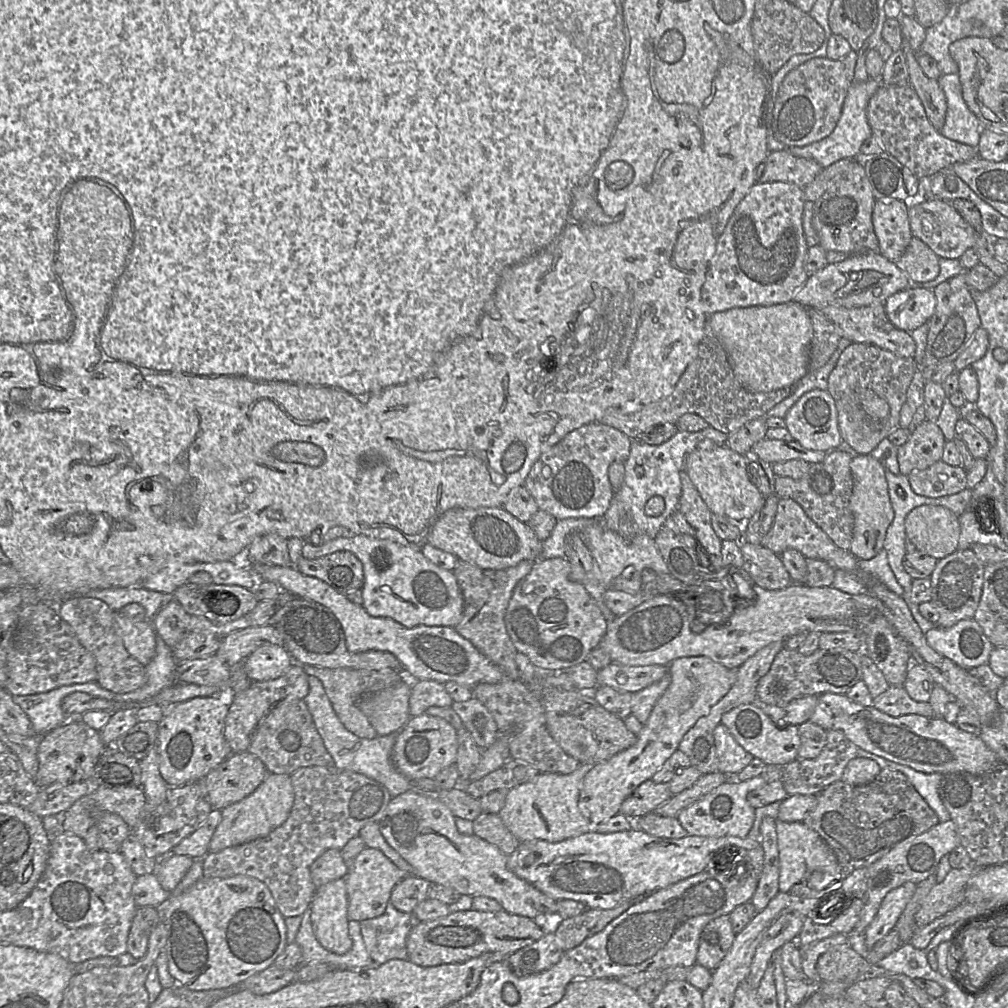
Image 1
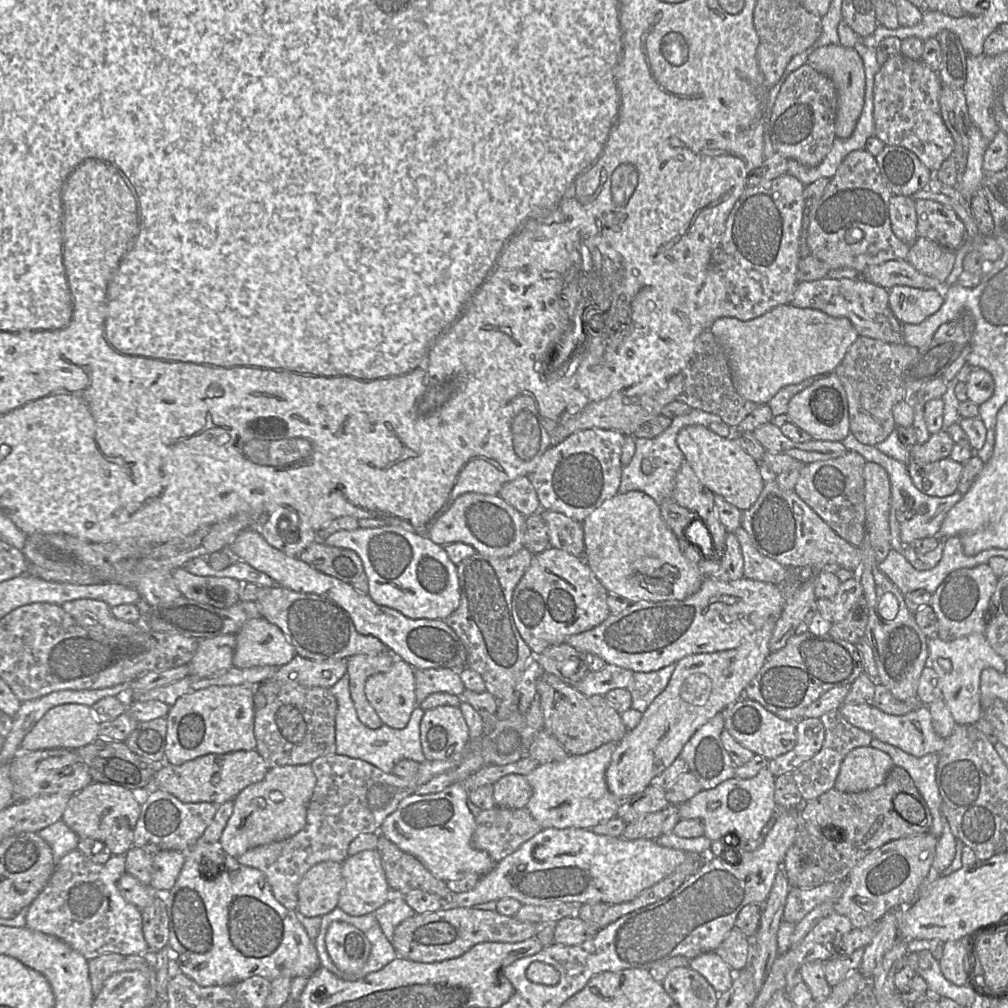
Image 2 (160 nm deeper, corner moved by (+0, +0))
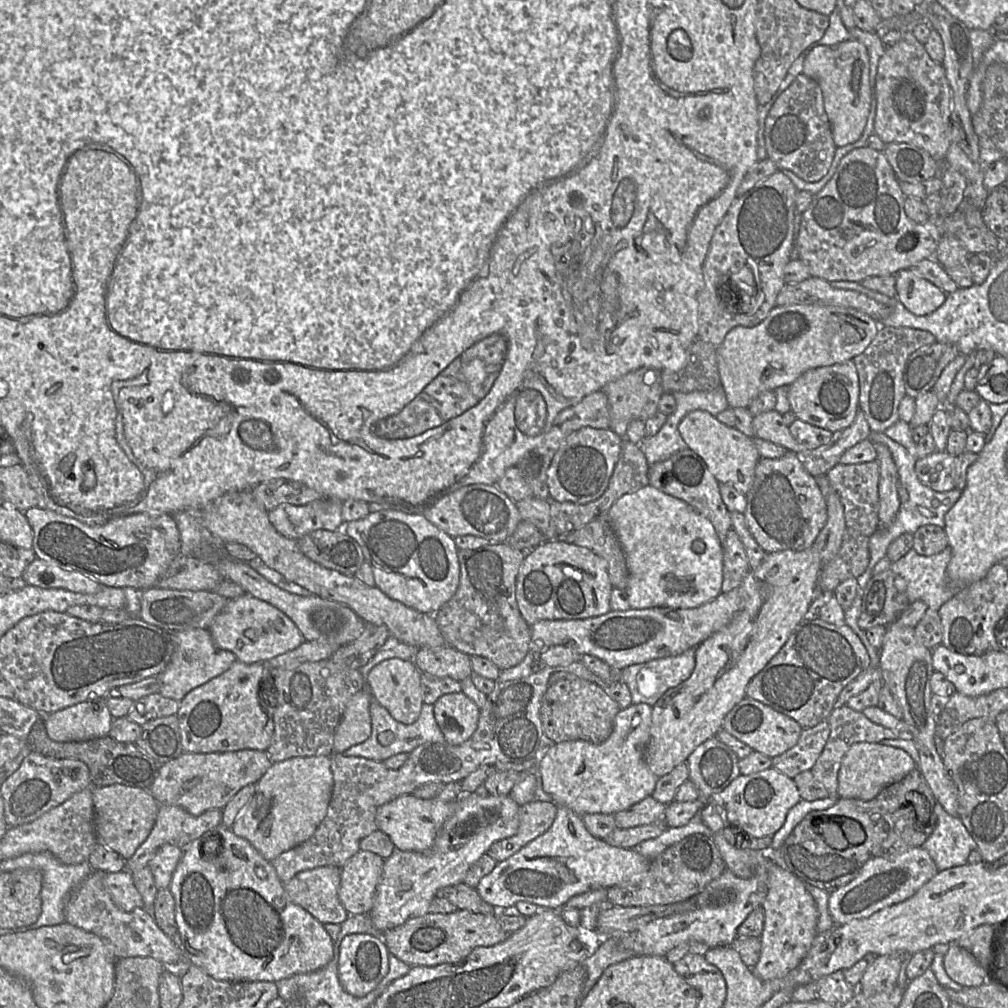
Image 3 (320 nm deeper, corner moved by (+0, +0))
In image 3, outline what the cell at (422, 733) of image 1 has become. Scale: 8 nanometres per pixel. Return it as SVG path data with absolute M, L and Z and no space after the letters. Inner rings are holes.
M463 692L445 694L433 707L437 725L449 744L462 744L477 729L481 709Z

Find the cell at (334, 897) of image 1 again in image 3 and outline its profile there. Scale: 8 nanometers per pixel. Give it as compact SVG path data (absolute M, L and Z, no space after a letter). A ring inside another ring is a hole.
M364 933L344 936L340 941L338 958L338 976L344 990L356 997L364 997L374 990L388 972L389 955L381 937Z

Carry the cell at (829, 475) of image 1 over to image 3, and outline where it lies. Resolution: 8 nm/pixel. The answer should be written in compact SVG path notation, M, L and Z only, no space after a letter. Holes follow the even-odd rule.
M871 461L858 464L837 464L826 473L831 486L837 491L844 507L847 528L871 537L879 529L879 464Z

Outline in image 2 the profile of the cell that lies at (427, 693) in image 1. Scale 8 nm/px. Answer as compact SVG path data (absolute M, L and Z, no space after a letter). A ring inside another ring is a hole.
M449 668L415 669L415 694L417 706L430 694L444 692L460 696L465 686L459 671Z

